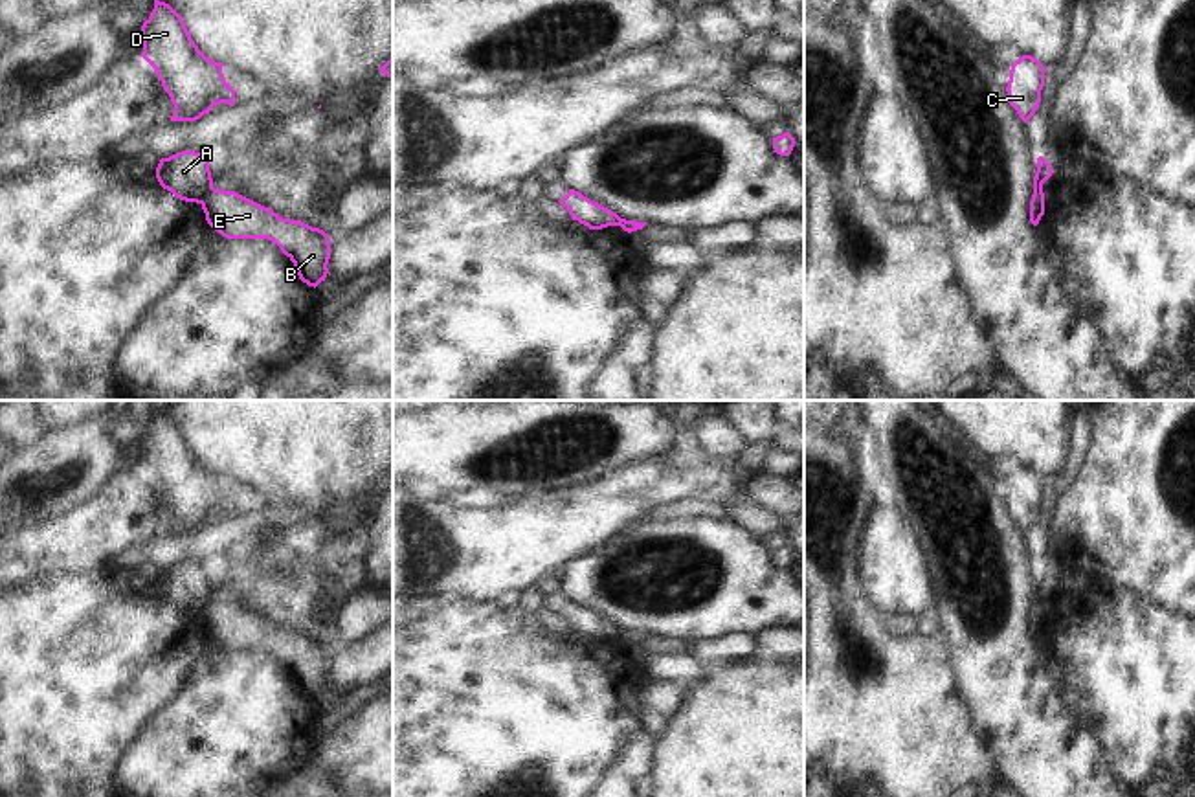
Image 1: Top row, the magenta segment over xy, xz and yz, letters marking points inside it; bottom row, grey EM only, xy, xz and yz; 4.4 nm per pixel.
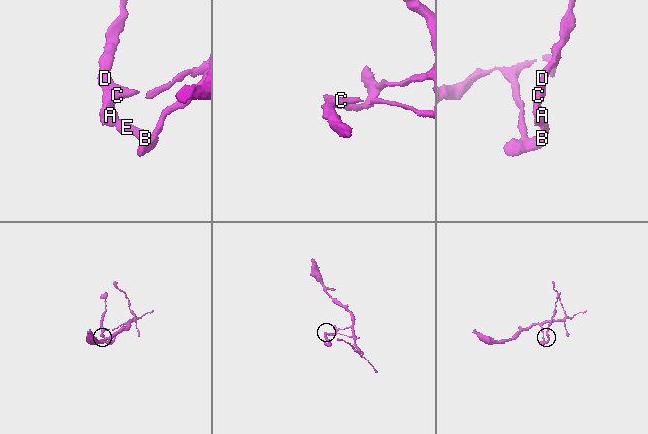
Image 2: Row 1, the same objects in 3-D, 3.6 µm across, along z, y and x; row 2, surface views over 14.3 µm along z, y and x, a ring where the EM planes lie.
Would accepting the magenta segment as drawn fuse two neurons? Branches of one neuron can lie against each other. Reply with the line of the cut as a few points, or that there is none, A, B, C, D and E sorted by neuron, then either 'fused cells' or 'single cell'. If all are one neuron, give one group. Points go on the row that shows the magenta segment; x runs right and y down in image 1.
xy (212, 186), (201, 202) | A C D / B E | fused cells

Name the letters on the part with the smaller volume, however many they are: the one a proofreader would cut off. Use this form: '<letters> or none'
A, C, D

